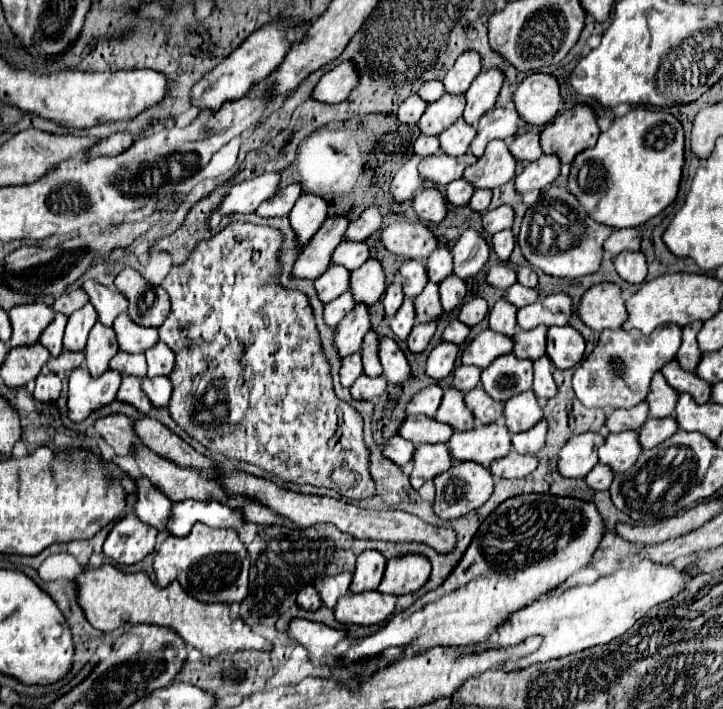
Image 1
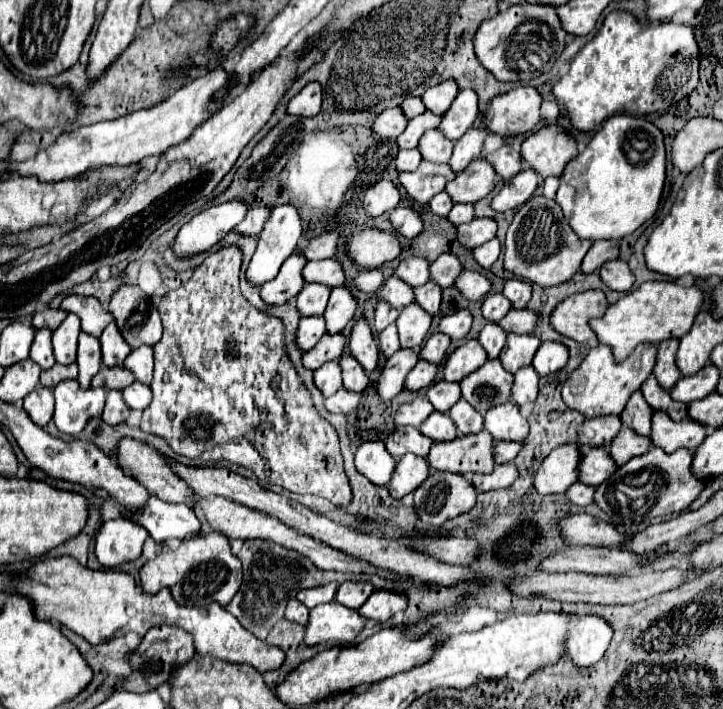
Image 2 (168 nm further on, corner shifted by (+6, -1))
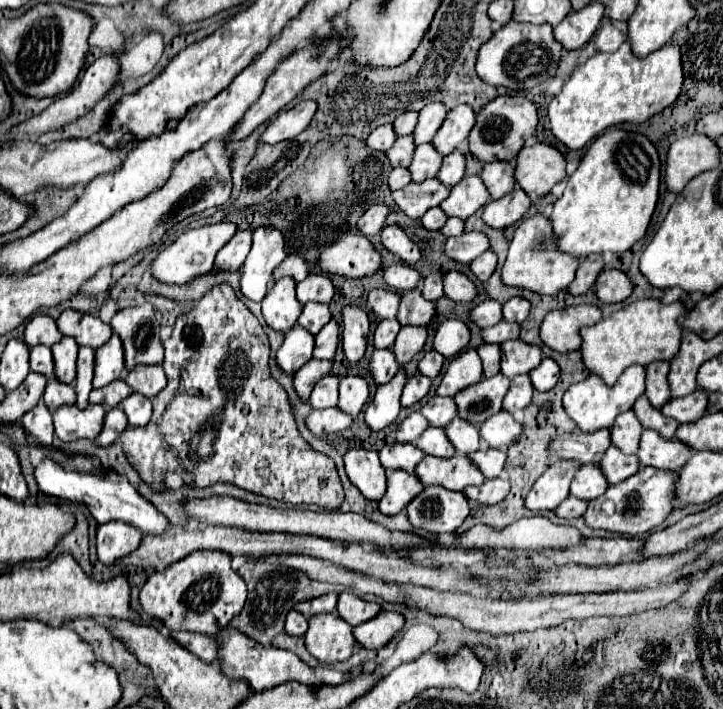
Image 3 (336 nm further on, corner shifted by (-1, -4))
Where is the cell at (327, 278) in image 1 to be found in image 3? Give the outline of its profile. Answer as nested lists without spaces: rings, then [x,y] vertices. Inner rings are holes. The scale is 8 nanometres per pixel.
[[[311,301],[309,305],[303,307],[303,311],[301,311],[297,323],[299,323],[301,327],[305,327],[307,331],[311,331],[313,335],[317,335],[317,333],[321,331],[321,327],[323,327],[325,323],[329,323],[329,319],[331,319],[329,305]]]

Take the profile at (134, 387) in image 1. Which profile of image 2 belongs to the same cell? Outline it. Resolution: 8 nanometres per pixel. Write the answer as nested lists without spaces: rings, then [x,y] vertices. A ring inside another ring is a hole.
[[[110,390],[106,394],[106,406],[104,406],[104,412],[102,412],[102,420],[110,426],[116,426],[120,422],[124,422],[130,414],[130,408],[124,404],[122,400],[122,394],[118,390]]]

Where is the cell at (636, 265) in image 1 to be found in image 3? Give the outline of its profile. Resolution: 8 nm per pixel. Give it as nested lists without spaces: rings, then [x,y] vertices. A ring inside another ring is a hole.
[[[605,269],[597,277],[595,287],[597,287],[597,297],[605,303],[623,301],[633,293],[633,283],[631,283],[629,275],[619,269]]]

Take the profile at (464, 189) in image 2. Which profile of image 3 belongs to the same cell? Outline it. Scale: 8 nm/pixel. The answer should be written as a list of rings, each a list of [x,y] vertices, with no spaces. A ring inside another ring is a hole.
[[[467,175],[451,189],[451,195],[441,203],[441,209],[445,209],[447,217],[467,219],[477,209],[485,207],[489,199],[491,197],[481,175]]]

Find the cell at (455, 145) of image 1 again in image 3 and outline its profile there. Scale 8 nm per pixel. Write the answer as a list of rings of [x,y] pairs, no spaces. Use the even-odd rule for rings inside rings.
[[[421,143],[415,149],[413,163],[409,165],[413,181],[423,181],[423,179],[435,177],[441,169],[441,163],[443,163],[443,155],[437,153],[435,145],[433,143]]]

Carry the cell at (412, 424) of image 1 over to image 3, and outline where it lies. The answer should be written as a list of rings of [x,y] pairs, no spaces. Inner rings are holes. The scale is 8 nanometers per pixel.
[[[393,443],[391,447],[385,445],[379,451],[379,457],[381,457],[381,465],[385,465],[385,469],[415,471],[417,463],[425,457],[425,453],[413,443]]]

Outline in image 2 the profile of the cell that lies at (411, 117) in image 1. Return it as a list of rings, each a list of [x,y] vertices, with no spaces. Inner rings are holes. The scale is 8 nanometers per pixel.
[[[390,108],[390,110],[384,110],[382,114],[378,114],[378,118],[372,124],[372,130],[382,138],[398,138],[404,132],[406,124],[408,124],[408,120],[402,114],[402,110]]]

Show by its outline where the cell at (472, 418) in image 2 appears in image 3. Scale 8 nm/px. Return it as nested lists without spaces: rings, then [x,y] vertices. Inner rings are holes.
[[[455,417],[447,427],[445,427],[445,433],[449,435],[449,441],[455,445],[457,453],[473,453],[479,449],[479,441],[481,441],[481,435],[479,435],[479,429],[475,425],[471,425],[469,421],[461,419],[461,417]]]

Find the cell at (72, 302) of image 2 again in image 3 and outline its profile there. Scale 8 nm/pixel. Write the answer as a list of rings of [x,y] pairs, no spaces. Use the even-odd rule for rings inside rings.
[[[65,309],[57,319],[57,327],[63,335],[75,337],[79,345],[89,345],[91,349],[105,345],[113,335],[109,323],[77,309]]]

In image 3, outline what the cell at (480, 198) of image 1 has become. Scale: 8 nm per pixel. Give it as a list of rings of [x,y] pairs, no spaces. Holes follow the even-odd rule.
[[[449,217],[449,221],[443,225],[443,235],[451,237],[451,235],[461,235],[465,231],[465,221],[459,217]]]

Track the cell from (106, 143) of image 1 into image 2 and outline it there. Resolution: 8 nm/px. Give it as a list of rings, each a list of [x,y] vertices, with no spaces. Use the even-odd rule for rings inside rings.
[[[220,66],[196,78],[194,82],[182,86],[180,90],[176,90],[174,94],[170,94],[166,100],[162,100],[152,108],[138,110],[136,114],[128,114],[126,118],[116,118],[110,122],[98,122],[92,126],[62,132],[52,146],[38,150],[34,158],[24,162],[10,162],[6,172],[8,174],[18,172],[20,176],[34,174],[40,182],[62,182],[62,180],[74,180],[92,168],[128,166],[142,162],[146,156],[160,156],[170,146],[184,142],[200,122],[212,116],[212,112],[218,106],[214,102],[214,94],[226,84],[226,78],[228,74]]]

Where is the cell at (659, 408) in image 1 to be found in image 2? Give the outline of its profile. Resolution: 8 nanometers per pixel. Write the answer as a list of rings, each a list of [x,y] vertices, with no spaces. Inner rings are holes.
[[[634,392],[626,404],[626,408],[620,414],[620,420],[624,426],[628,426],[630,430],[634,430],[636,434],[650,434],[650,418],[652,418],[652,410],[646,404],[646,400],[642,398],[642,392]]]

